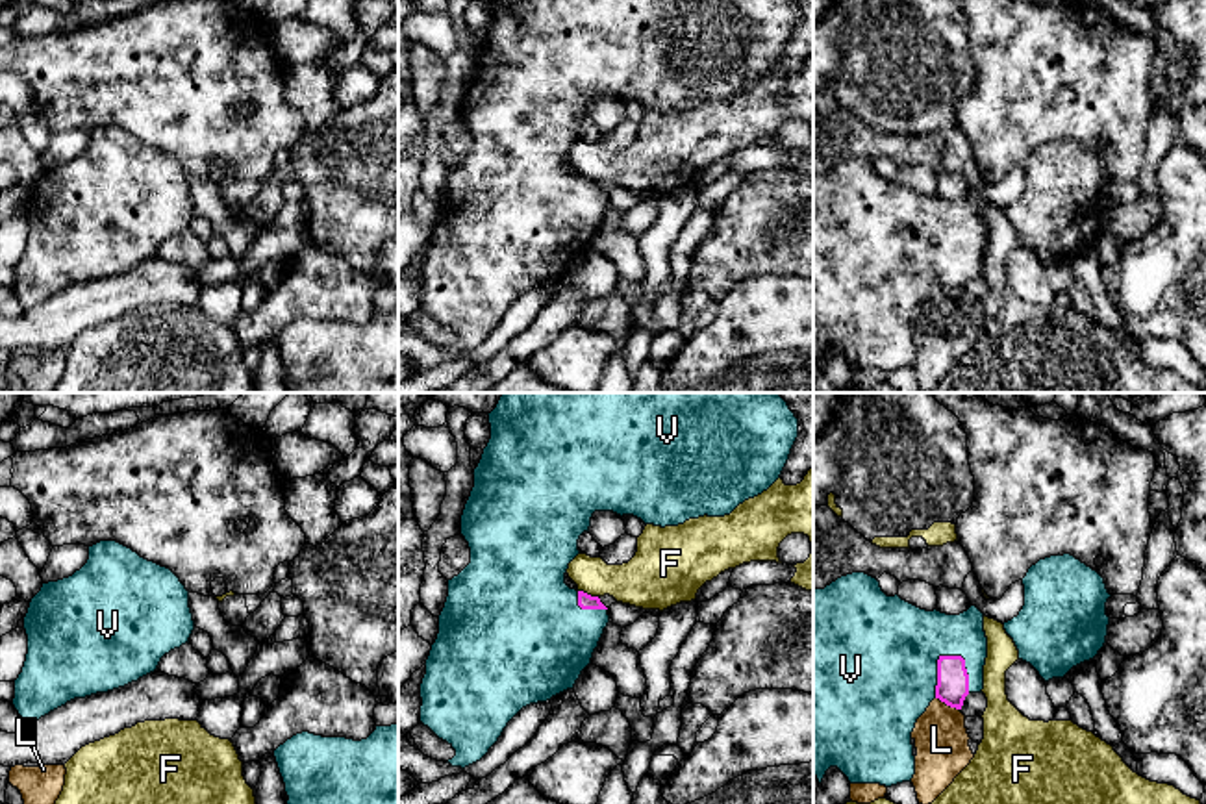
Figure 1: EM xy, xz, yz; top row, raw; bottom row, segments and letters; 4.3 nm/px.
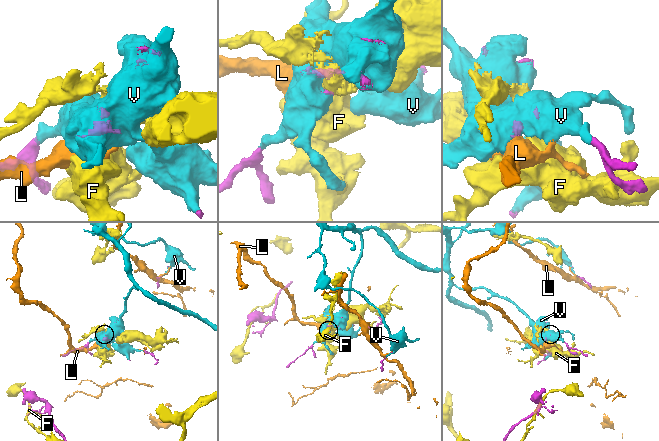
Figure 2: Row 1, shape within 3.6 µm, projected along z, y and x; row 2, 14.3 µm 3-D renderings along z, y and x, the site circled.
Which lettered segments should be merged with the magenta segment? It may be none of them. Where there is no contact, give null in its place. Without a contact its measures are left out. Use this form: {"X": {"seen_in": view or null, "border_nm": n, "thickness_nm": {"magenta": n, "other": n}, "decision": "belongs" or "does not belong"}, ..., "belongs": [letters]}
{"F": {"seen_in": "xz", "border_nm": 90, "thickness_nm": {"magenta": 70, "other": 220}, "decision": "does not belong"}, "L": {"seen_in": "yz", "border_nm": 120, "thickness_nm": {"magenta": 140, "other": 240}, "decision": "does not belong"}, "V": {"seen_in": "yz", "border_nm": 220, "thickness_nm": {"magenta": 140, "other": 500}, "decision": "belongs"}, "belongs": ["V"]}

